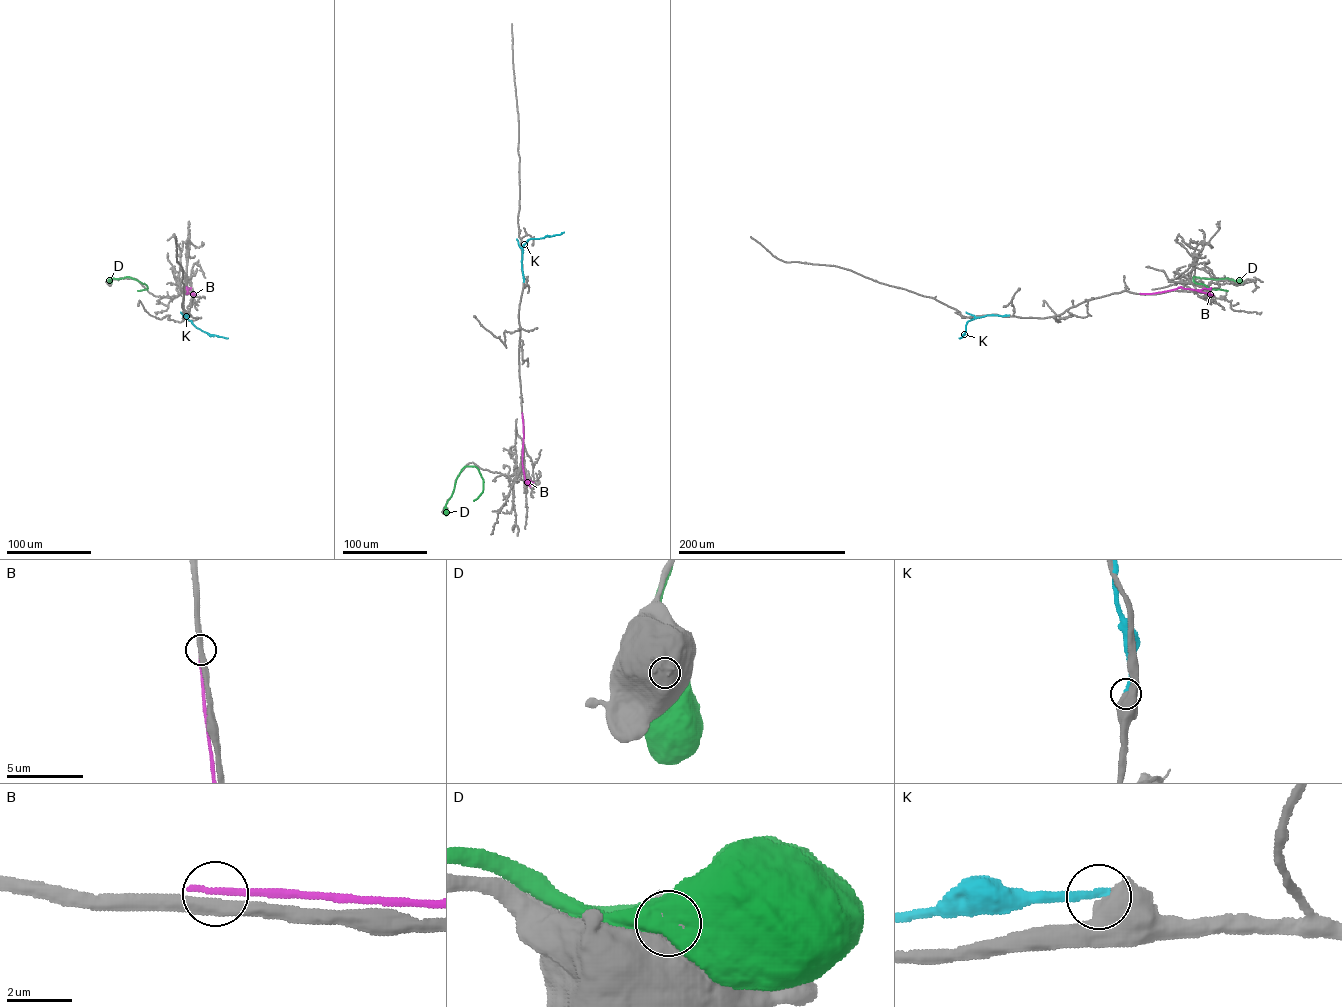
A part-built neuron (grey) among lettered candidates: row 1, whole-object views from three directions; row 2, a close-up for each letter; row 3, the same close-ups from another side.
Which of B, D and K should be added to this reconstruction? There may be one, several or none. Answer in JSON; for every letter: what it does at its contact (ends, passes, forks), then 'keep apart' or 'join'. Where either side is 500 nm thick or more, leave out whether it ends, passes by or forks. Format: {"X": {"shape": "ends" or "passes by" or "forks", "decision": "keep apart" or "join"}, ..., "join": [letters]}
{"B": {"shape": "ends", "decision": "keep apart"}, "D": {"decision": "keep apart"}, "K": {"decision": "keep apart"}, "join": []}

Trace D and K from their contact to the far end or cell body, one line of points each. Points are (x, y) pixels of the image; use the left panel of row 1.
D: (109, 281), (129, 277), (147, 286), (147, 289), (137, 290)
K: (187, 315), (187, 319), (197, 328), (228, 338)

